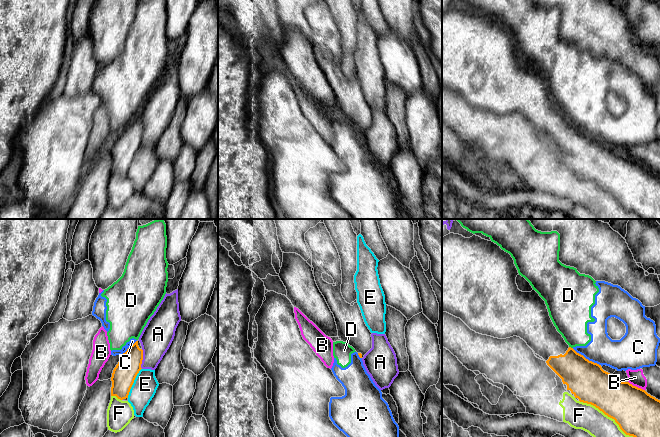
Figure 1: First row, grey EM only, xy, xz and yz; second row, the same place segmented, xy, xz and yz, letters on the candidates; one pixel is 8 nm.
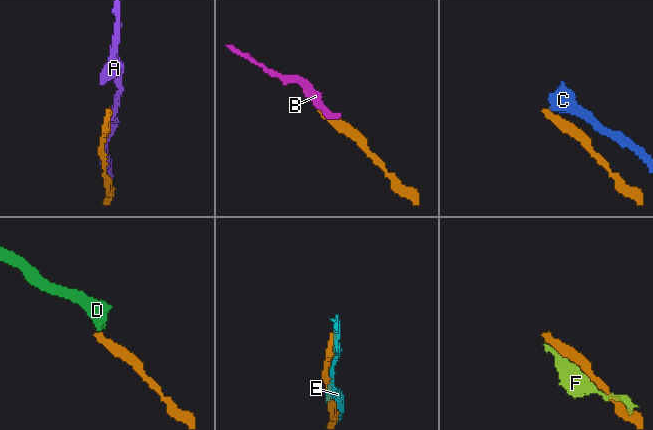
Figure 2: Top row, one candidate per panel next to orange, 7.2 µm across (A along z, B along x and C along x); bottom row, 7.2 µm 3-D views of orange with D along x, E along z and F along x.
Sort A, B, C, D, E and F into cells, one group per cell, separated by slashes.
A / B / C D / E / F

